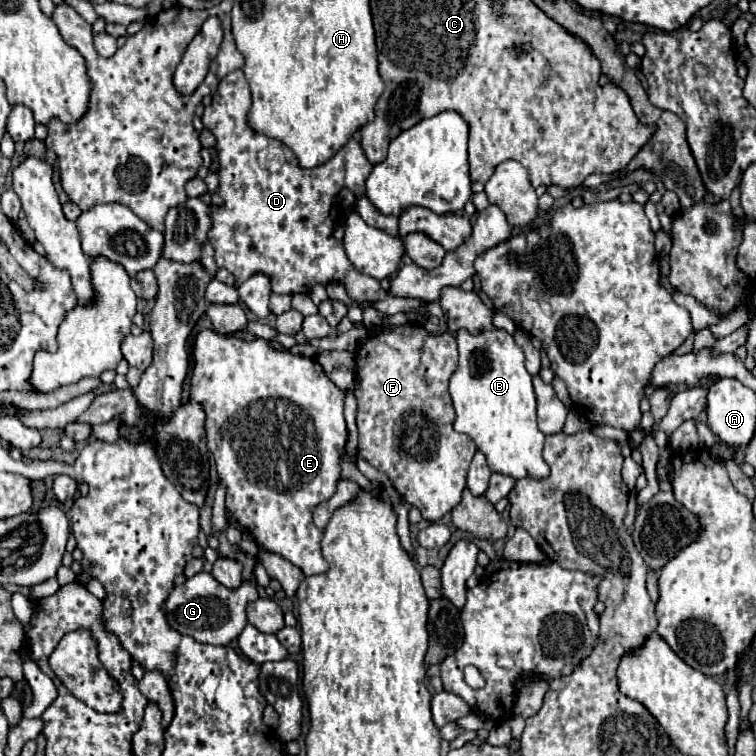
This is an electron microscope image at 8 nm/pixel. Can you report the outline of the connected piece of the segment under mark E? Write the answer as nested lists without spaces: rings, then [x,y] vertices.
[[[202,330],[196,336],[194,362],[196,362],[196,366],[194,366],[194,372],[192,372],[192,390],[190,390],[190,396],[192,396],[192,400],[204,404],[204,408],[206,408],[208,450],[212,452],[212,456],[216,460],[220,484],[226,486],[226,510],[230,512],[230,516],[242,528],[246,528],[246,532],[254,538],[254,542],[260,548],[264,548],[266,552],[272,552],[272,554],[278,554],[278,556],[286,558],[288,562],[298,566],[306,576],[326,572],[328,564],[326,564],[326,560],[322,558],[322,552],[320,552],[322,530],[318,530],[314,526],[314,522],[312,522],[312,510],[314,510],[316,504],[328,500],[336,492],[336,484],[340,480],[340,454],[342,454],[342,450],[346,446],[346,440],[348,440],[346,422],[344,422],[344,394],[330,382],[330,378],[326,376],[326,372],[322,370],[322,366],[314,358],[292,354],[288,350],[274,350],[262,338],[246,342],[242,338],[222,336],[218,332],[214,332],[214,330]]]

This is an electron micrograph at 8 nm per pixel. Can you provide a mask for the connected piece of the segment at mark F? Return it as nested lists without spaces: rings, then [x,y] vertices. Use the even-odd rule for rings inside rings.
[[[406,324],[392,332],[372,334],[356,350],[358,384],[354,396],[358,400],[356,426],[360,454],[378,472],[386,474],[404,502],[416,506],[428,522],[438,522],[444,514],[450,514],[450,510],[460,504],[462,490],[466,488],[468,466],[476,452],[476,444],[470,440],[470,436],[458,434],[452,428],[456,414],[448,394],[448,384],[456,366],[456,338],[448,332],[442,336],[432,336],[416,324]]]

